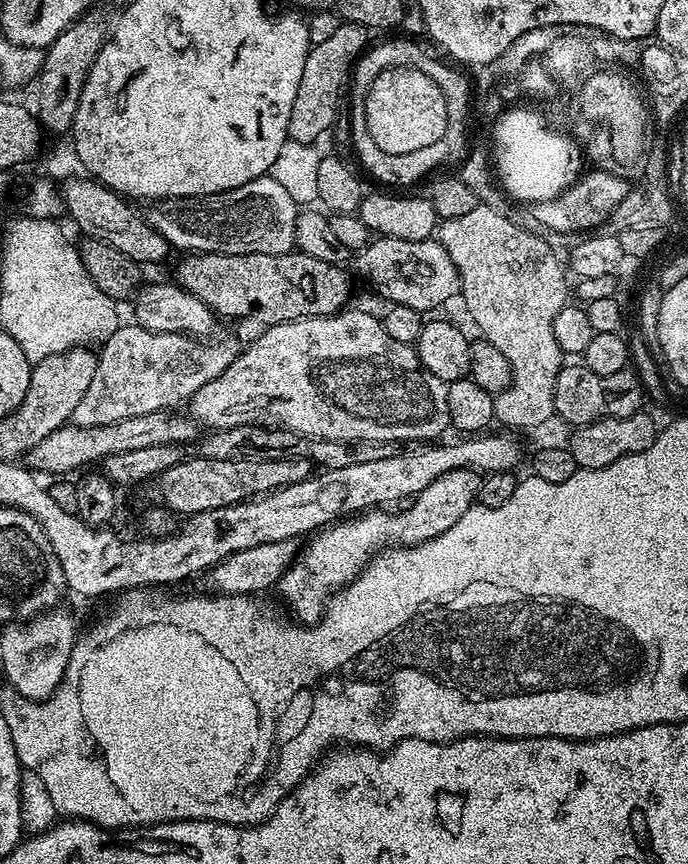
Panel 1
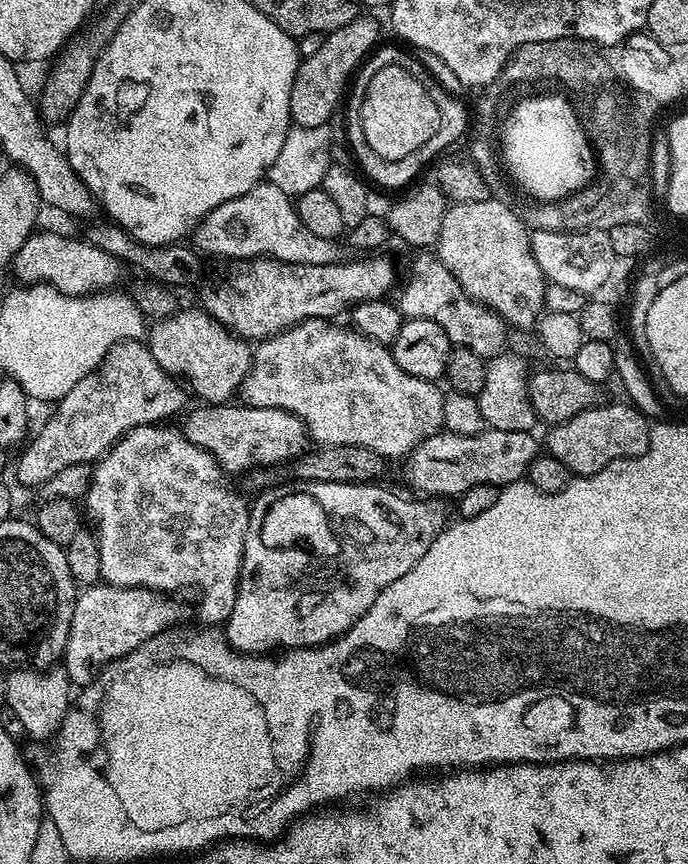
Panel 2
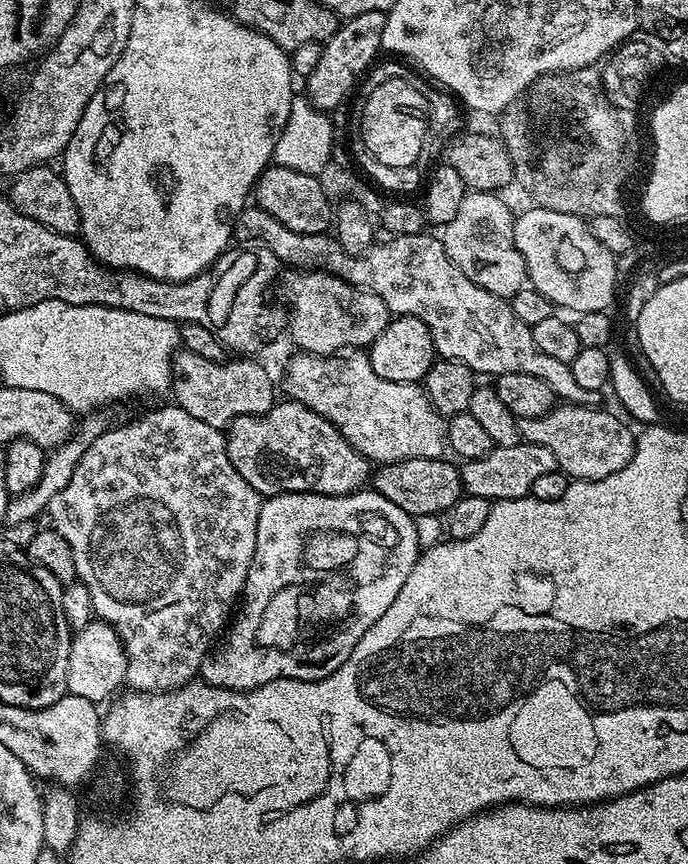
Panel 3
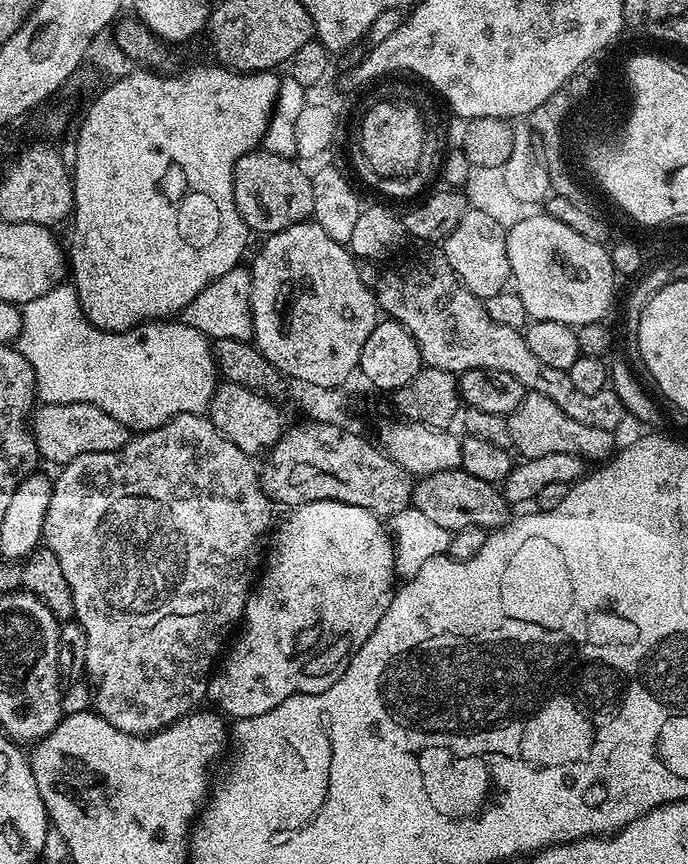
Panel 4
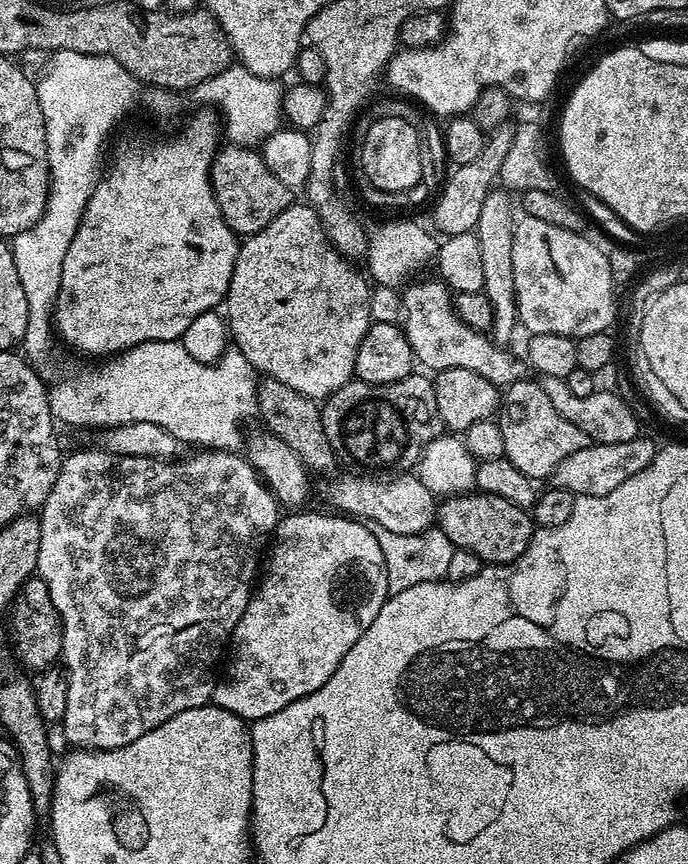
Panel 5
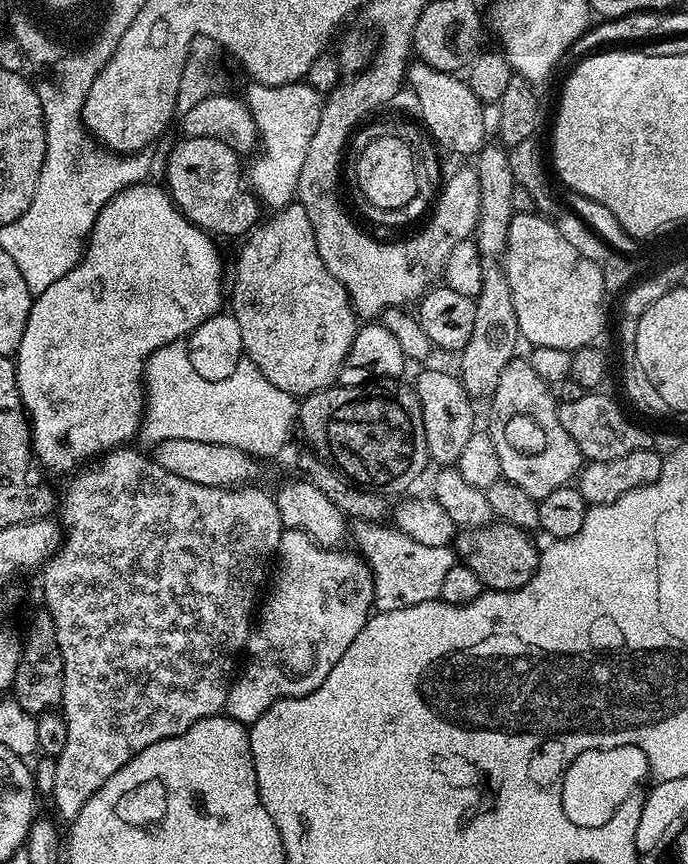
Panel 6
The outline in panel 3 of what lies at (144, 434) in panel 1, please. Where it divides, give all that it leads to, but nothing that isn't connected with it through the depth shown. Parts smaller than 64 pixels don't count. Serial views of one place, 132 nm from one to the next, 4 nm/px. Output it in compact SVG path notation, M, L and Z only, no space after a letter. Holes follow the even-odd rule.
M281 399L261 416L243 416L234 418L234 422L226 429L230 462L234 462L234 470L254 486L261 497L281 496L291 492L313 492L327 496L345 496L351 492L359 492L369 483L370 462L322 414L314 414L306 406L296 400Z

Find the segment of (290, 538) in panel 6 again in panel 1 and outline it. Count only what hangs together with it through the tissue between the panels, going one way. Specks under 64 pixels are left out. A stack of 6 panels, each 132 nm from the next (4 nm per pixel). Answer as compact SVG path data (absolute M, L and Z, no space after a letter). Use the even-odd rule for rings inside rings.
M473 468L450 470L450 474L434 478L426 490L422 490L411 503L404 506L409 508L399 509L401 512L397 516L391 516L388 513L391 511L388 510L369 510L317 531L280 576L278 591L293 612L291 615L305 626L317 624L323 617L334 590L344 588L356 579L372 557L393 546L421 544L450 530L450 526L454 526L454 522L458 522L466 510L473 508L481 479L481 473L475 472Z

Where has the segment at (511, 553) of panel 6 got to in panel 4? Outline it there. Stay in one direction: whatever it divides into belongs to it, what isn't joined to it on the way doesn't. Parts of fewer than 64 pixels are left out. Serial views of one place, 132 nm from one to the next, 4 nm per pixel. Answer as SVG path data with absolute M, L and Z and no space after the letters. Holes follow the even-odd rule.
M463 468L454 470L438 470L438 474L421 476L412 485L411 507L417 508L435 523L442 526L446 531L453 533L467 528L483 528L495 530L504 527L510 519L510 505L504 499L503 491L497 485L482 482L482 478L474 478L474 474L466 474Z

